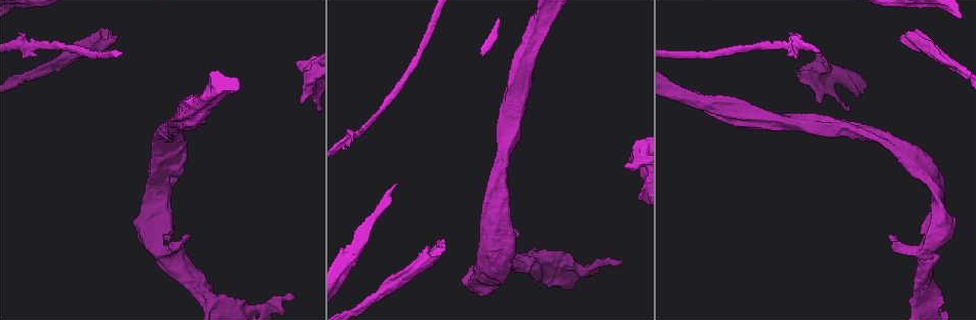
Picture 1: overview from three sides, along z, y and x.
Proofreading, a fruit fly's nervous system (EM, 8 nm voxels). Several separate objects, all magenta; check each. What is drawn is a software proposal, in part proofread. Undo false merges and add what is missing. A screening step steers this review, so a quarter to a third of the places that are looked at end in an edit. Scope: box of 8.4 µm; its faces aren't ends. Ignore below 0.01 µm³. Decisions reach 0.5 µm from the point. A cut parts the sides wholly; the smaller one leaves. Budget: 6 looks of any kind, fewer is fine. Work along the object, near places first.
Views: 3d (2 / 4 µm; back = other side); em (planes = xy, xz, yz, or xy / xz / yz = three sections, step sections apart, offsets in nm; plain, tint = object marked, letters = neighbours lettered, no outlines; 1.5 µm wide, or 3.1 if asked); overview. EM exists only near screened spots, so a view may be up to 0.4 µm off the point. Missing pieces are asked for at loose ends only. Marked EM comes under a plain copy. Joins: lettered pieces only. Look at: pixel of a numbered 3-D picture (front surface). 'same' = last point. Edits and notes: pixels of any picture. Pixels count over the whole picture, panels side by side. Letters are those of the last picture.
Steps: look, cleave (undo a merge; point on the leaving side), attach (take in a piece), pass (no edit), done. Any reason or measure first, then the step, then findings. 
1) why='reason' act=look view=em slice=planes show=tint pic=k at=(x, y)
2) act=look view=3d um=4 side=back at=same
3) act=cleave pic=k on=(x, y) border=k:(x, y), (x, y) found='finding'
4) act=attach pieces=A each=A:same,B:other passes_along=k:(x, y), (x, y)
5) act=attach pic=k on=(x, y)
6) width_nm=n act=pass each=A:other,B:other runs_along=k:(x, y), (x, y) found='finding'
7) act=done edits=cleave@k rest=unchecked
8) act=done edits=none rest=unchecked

why='branch stops here' act=look view=em slice=planes show=letters pic=1 at=(623, 263)

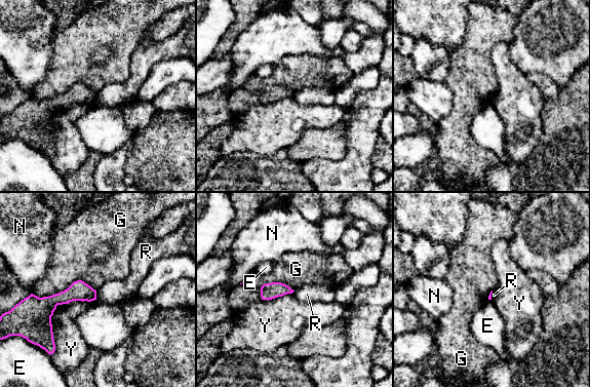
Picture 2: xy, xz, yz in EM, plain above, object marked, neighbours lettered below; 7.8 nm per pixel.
act=pass each=E:other,G:other,N:other,R:other,Y:other runs_along=2:(93, 293), (37, 302) found='no lettered piece goes on from it'

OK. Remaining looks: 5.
why='calibre changes' act=look view=em slice=xz step=8 show=tint pic=1 at=(175, 247)

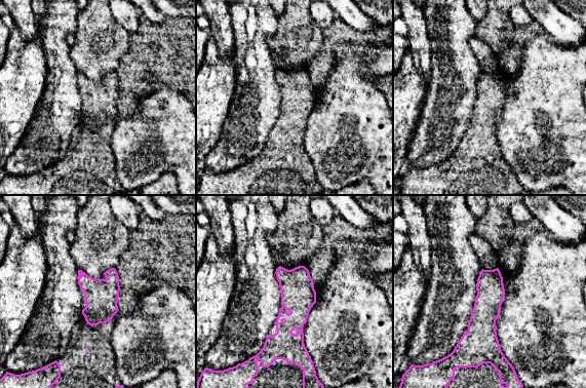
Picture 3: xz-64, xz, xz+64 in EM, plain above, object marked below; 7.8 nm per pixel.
act=look view=em slice=planes show=tint at=same

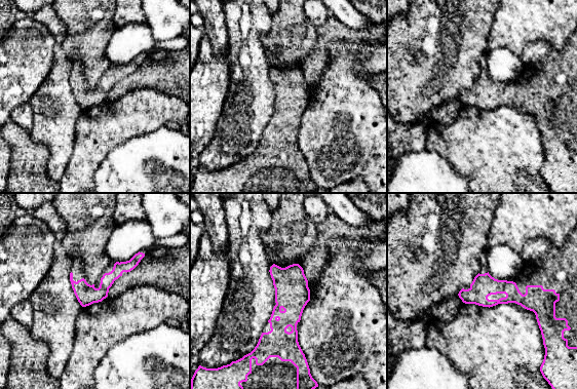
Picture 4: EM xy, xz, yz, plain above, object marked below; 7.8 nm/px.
why='what lies round it' act=look view=em slice=planes show=letters at=same

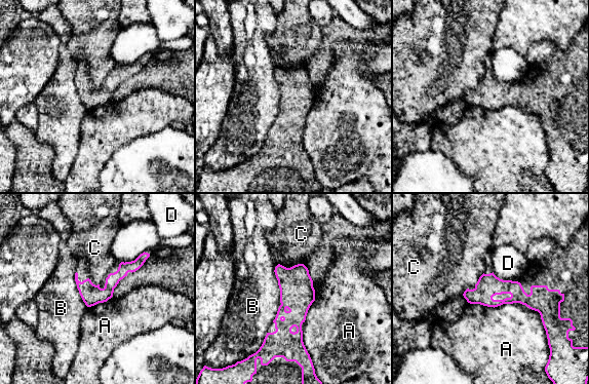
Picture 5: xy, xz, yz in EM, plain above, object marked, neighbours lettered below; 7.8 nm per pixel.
act=pass each=A:other,B:other,C:other,D:other runs_along=5:(279, 267), (302, 363) found='all the same cell'

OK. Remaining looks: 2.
why='an open end' act=look view=em slice=planes show=letters pic=1 at=(113, 37)

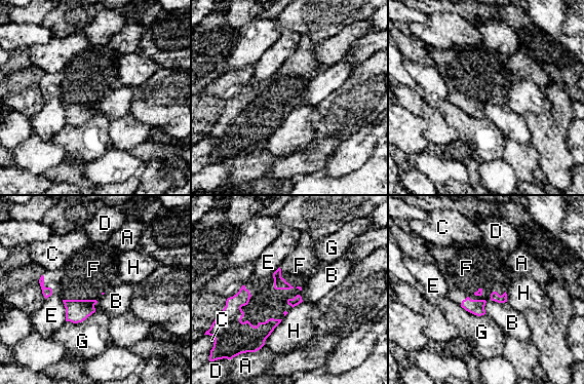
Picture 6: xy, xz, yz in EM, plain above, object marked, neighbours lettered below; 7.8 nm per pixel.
act=attach pieces=F each=A:other,B:other,C:other,D:other,E:other,F:same,G:other,H:other passes_along=6:(232, 337), (241, 321), (266, 302) found='the cell continues'

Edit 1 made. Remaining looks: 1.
act=done edits=attach@6 rest=unchecked

